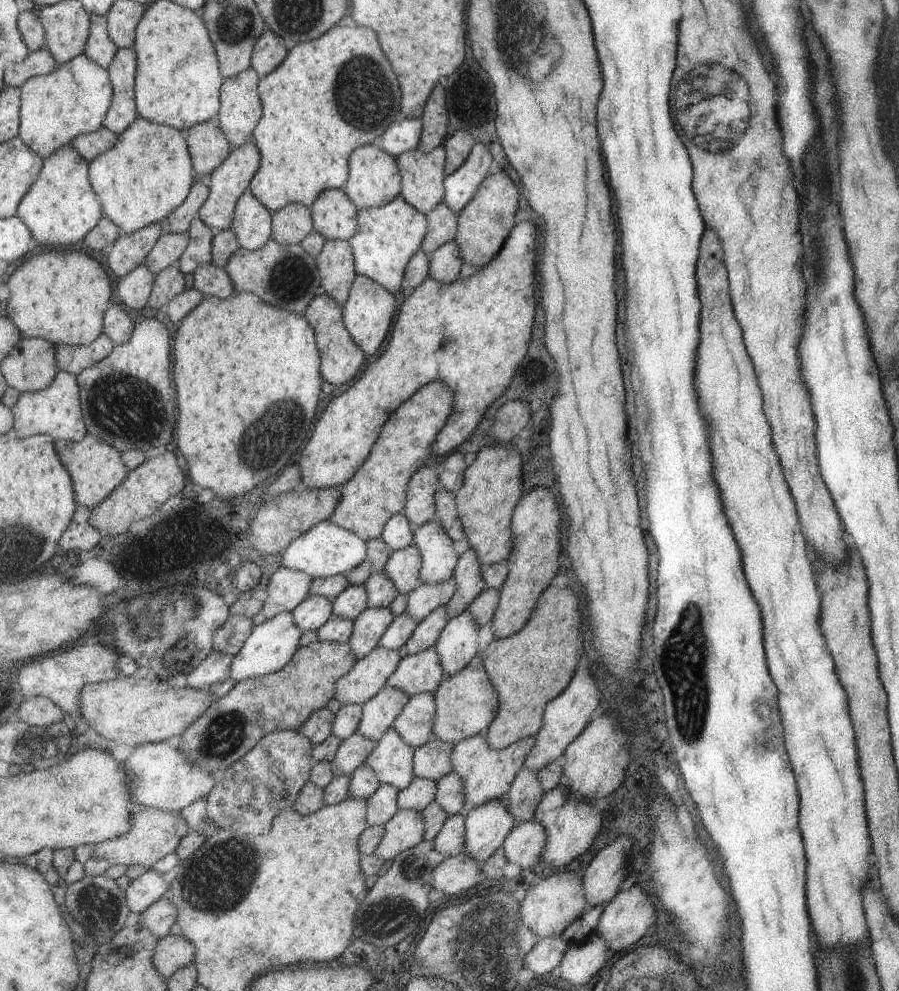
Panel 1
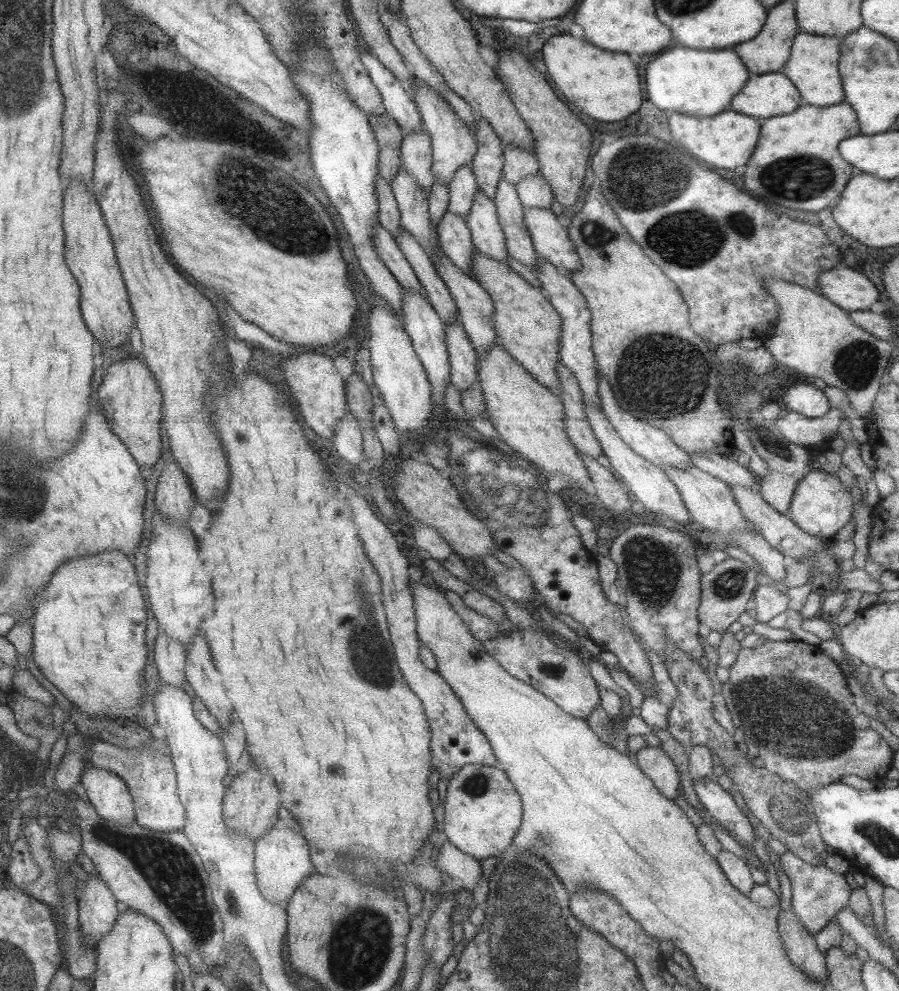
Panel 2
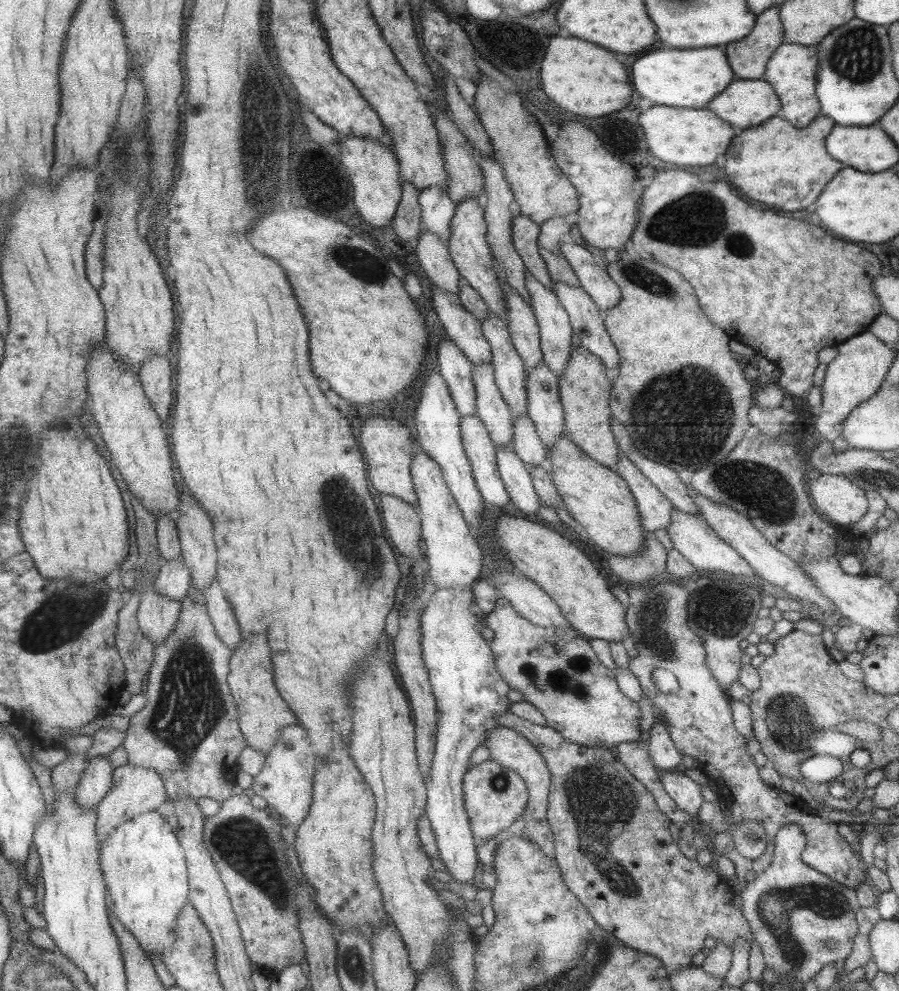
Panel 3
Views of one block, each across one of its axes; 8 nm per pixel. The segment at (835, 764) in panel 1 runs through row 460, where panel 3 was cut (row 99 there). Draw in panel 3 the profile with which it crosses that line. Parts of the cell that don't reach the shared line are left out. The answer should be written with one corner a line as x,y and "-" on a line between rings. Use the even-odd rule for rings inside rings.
734,78
705,108
739,131
774,117
780,107
775,91
763,78

